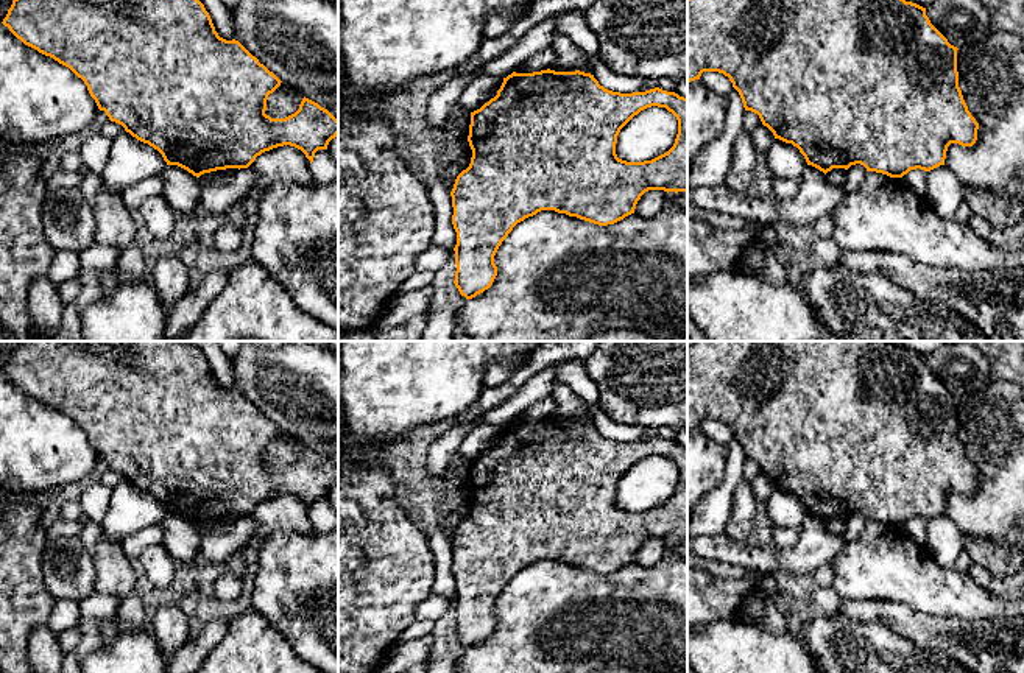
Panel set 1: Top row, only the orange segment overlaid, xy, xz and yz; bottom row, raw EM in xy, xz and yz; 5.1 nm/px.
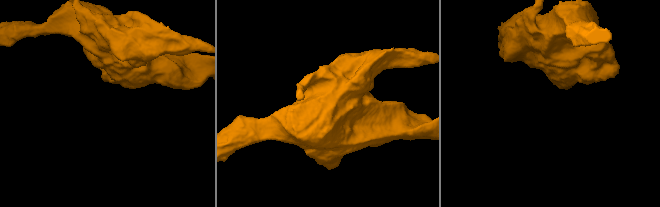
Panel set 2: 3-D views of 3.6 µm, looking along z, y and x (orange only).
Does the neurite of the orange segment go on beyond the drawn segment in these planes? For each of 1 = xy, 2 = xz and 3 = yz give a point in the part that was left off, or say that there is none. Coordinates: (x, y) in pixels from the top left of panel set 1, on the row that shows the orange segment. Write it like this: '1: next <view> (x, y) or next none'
1: next none
2: next none
3: next none

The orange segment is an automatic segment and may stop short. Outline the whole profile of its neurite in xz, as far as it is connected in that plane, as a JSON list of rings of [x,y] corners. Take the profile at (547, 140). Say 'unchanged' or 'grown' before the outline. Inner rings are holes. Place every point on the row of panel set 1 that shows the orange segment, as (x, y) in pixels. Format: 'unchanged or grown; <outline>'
unchanged; [[[580,70],[513,72],[503,78],[494,98],[471,112],[468,142],[471,164],[457,176],[450,192],[457,232],[454,284],[466,299],[493,285],[499,246],[517,223],[541,210],[608,226],[634,213],[648,190],[687,193],[687,98],[659,87],[620,93]],[[651,106],[666,107],[676,117],[673,146],[651,160],[619,159],[616,143],[620,129]]]

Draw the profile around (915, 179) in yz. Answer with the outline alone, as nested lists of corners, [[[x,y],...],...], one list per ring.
[[[910,170],[907,174],[902,176],[906,185],[916,195],[926,198],[927,195],[927,171],[924,170]]]

